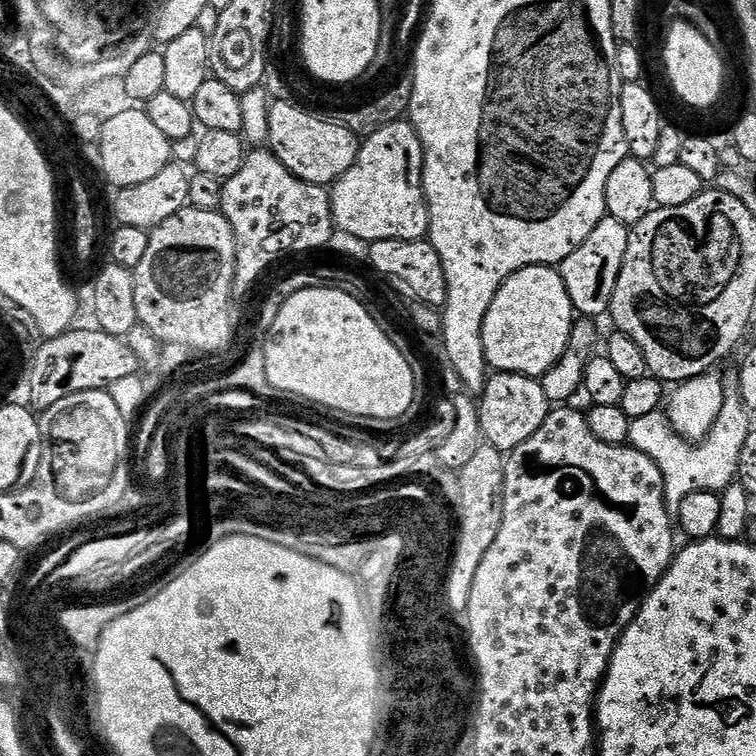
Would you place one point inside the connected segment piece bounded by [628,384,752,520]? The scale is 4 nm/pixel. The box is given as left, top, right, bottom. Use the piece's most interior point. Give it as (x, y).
(711, 465)

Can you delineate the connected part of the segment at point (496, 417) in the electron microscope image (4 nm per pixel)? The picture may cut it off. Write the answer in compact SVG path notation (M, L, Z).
M496 372L485 379L484 390L478 396L478 407L481 437L507 454L522 446L526 438L538 434L538 426L542 426L548 417L550 401L545 385L539 379L517 372Z

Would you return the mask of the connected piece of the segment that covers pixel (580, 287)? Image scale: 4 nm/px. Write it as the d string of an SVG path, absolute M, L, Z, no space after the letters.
M605 215L594 230L590 230L590 238L558 265L558 271L566 290L570 294L573 309L581 317L597 318L612 307L614 290L618 286L618 278L622 270L622 262L628 249L629 225L615 220L613 216Z

